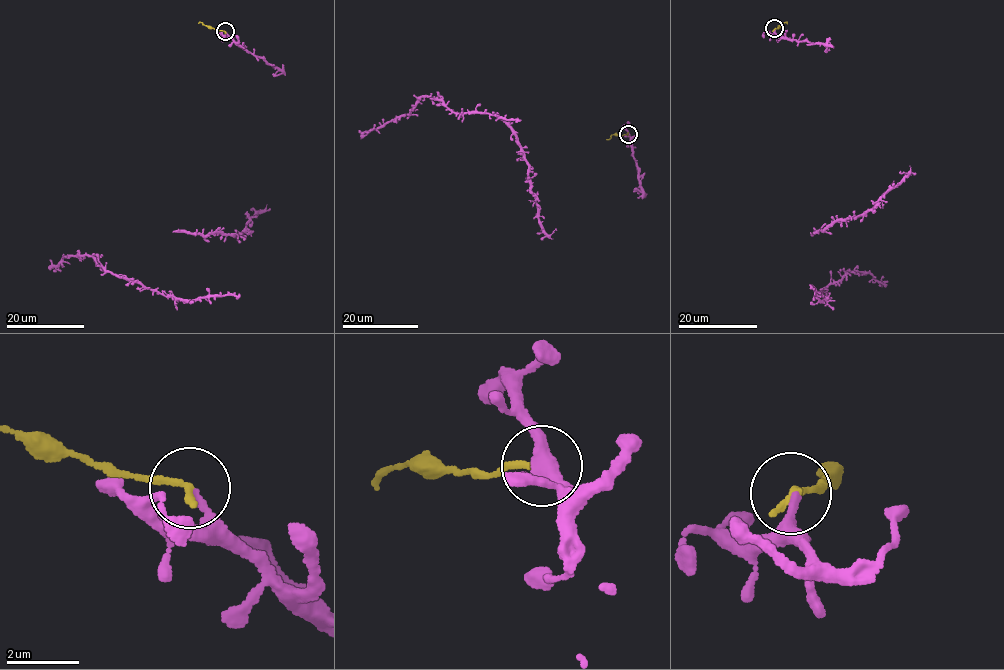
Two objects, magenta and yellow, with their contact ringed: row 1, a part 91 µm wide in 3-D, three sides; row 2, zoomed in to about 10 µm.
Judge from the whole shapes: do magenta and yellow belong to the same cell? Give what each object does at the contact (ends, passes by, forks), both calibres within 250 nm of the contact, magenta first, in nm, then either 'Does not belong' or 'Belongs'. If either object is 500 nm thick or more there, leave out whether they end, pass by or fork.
At the ring magenta ends. At the ring yellow ends. Thickness 220 nm (magenta) against 240 nm. Does not belong

